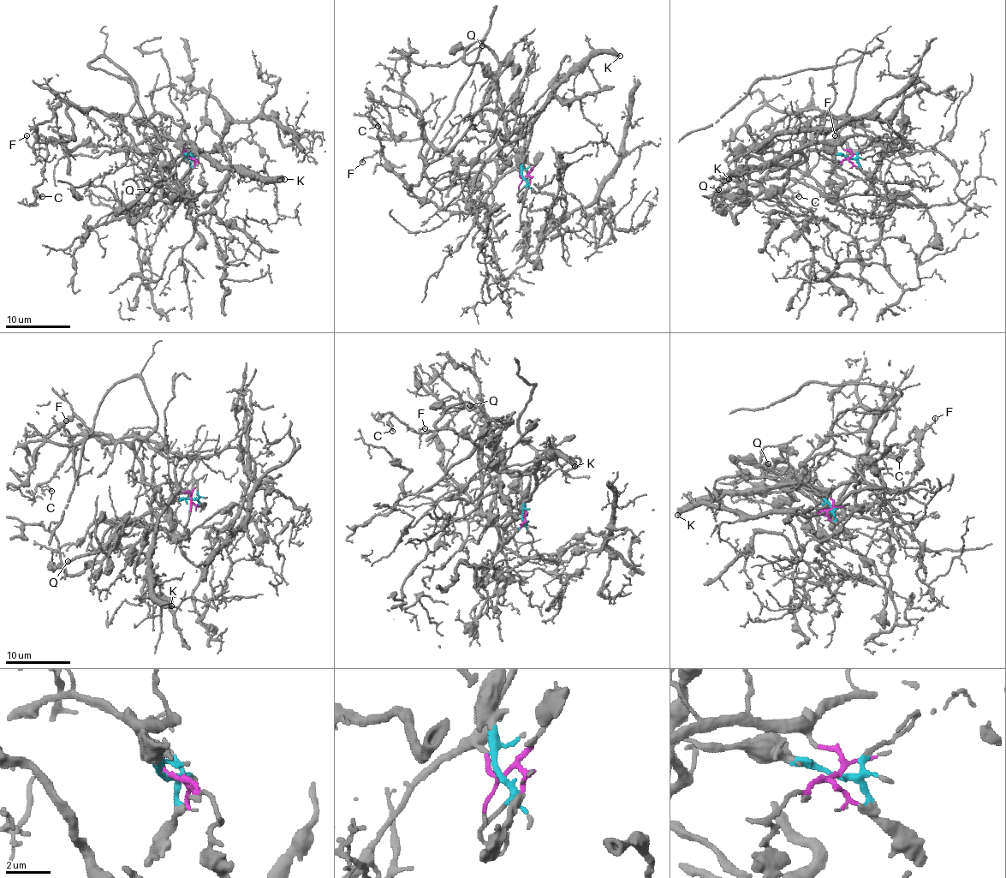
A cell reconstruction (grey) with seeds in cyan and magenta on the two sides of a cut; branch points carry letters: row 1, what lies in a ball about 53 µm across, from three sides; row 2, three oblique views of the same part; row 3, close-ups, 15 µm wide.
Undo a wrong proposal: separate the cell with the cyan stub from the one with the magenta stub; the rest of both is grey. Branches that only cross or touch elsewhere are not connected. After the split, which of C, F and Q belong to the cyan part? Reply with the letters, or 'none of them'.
Q

